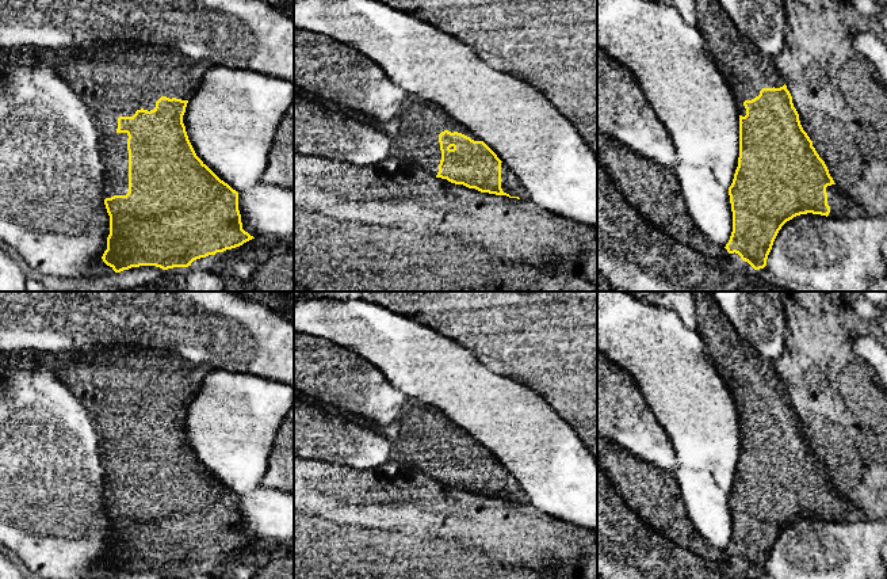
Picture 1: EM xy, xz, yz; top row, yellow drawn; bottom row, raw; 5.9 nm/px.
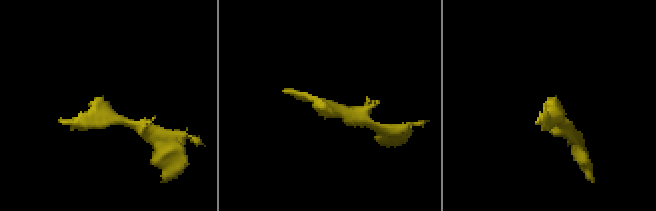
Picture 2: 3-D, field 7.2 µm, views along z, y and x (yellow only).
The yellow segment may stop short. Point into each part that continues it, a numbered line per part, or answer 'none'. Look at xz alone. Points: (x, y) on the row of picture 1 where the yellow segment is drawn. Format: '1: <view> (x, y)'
1: xz (415, 130)

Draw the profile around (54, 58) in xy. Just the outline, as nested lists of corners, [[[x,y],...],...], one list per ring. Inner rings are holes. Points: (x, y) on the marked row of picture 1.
[[[28,47],[27,54],[22,54],[22,49],[12,49],[9,52],[1,52],[1,57],[12,57],[14,60],[23,60],[24,62],[33,62],[38,60],[47,65],[57,76],[64,77],[62,65],[70,62],[77,57],[77,52],[72,49],[50,50],[39,47]]]

